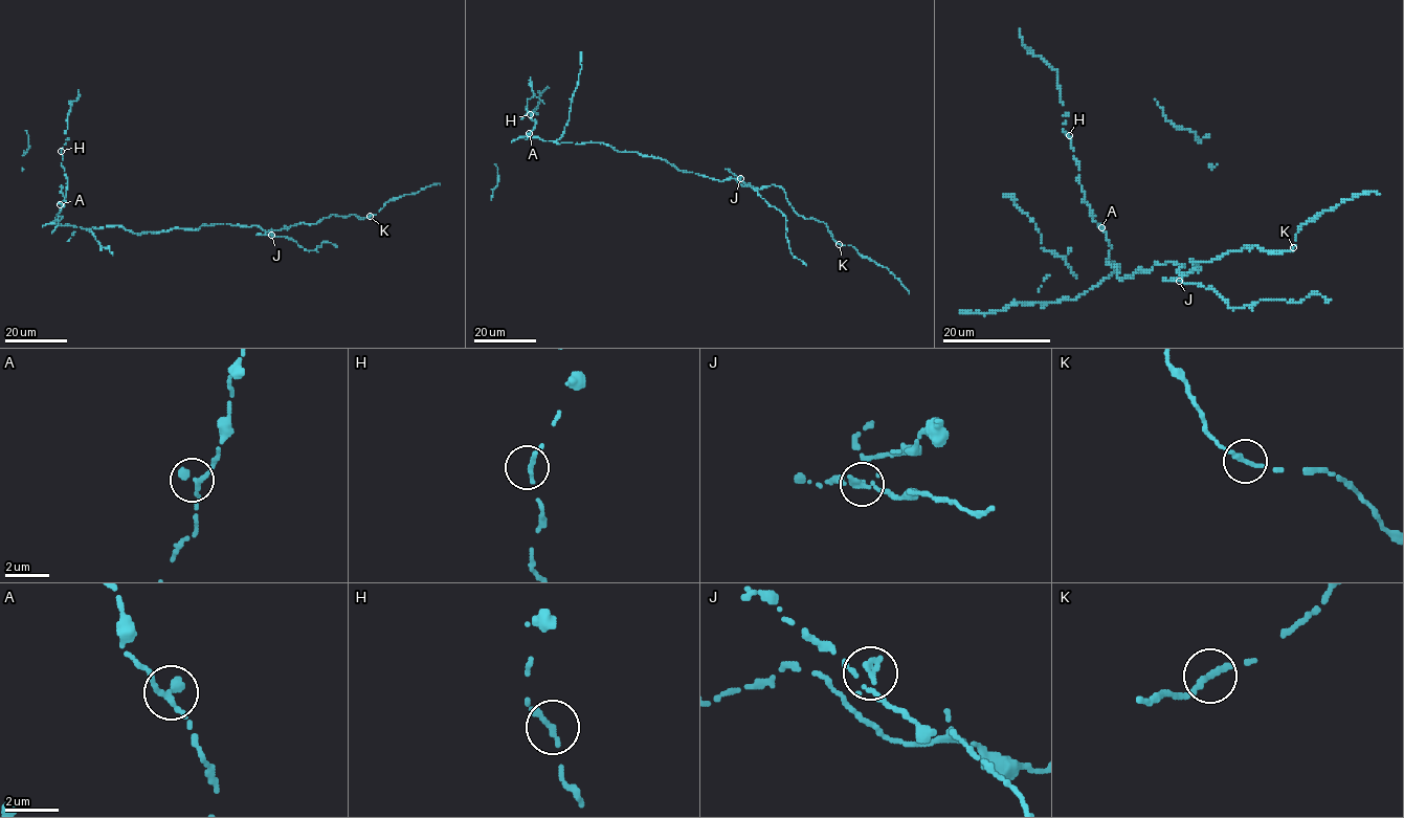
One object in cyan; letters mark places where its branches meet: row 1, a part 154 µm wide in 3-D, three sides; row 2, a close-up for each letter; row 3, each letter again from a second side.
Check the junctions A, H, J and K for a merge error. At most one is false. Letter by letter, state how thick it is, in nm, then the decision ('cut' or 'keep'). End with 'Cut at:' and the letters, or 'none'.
A: 320 nm thick; keep
H: 280 nm thick; keep
J: 320 nm thick; cut
K: 340 nm thick; keep
Cut at: J

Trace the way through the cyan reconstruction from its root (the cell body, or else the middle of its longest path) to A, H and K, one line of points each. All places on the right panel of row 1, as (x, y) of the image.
A: (1143, 270), (1133, 278), (1117, 275), (1116, 266), (1120, 265), (1116, 270), (1106, 262), (1111, 245), (1101, 227)
H: (1143, 270), (1121, 279), (1116, 269), (1120, 265), (1116, 270), (1106, 262), (1111, 245), (1084, 199), (1069, 135)
K: (1143, 270), (1173, 262), (1185, 265), (1180, 274), (1194, 273), (1190, 260), (1293, 247)

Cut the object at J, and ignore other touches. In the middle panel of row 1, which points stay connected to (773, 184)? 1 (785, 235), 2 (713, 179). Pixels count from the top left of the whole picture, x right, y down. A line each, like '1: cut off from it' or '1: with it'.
1: cut off from it
2: with it

